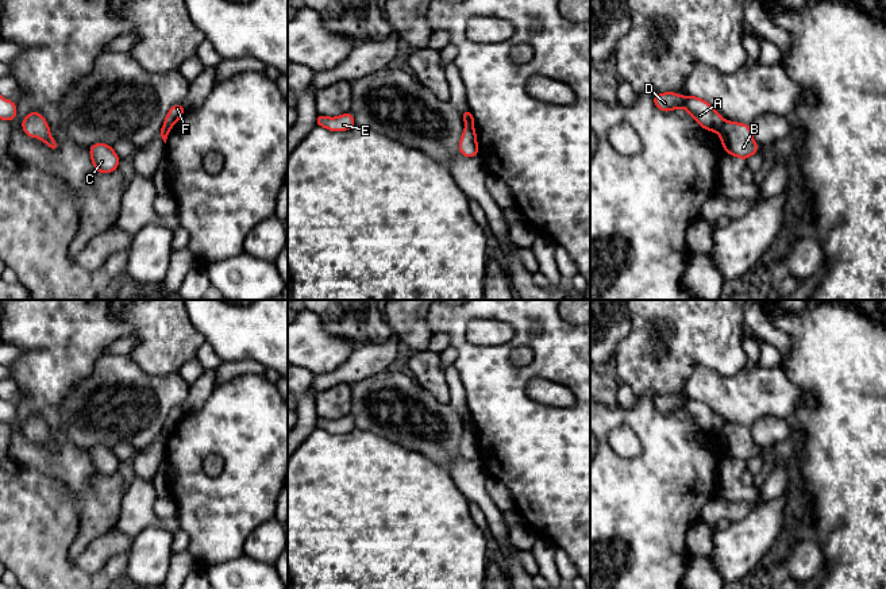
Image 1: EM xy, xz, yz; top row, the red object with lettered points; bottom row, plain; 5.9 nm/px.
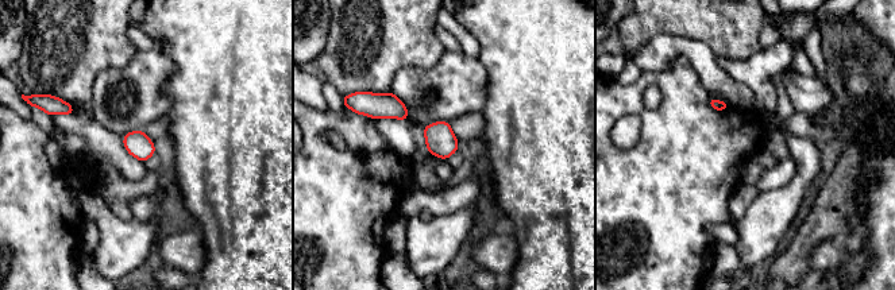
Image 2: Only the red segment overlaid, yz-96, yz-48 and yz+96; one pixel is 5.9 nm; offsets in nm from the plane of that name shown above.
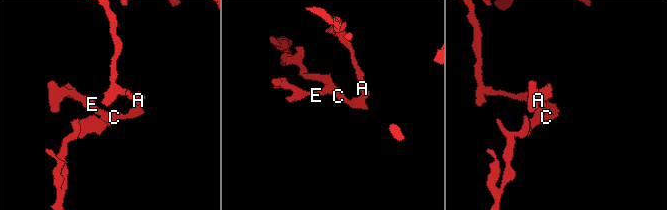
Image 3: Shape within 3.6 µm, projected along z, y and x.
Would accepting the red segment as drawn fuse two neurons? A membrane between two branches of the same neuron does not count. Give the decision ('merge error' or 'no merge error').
merge error

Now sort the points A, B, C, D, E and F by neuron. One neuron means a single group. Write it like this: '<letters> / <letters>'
A D F / B C E

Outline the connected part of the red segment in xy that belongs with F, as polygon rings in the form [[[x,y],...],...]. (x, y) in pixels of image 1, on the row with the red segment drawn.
[[[181,104],[173,105],[165,118],[165,123],[163,123],[165,127],[172,128],[178,122],[178,119],[184,115],[184,112],[185,112],[184,105]]]

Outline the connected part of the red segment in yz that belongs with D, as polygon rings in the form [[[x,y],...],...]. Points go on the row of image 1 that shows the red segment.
[[[675,92],[655,93],[654,104],[664,112],[685,108],[702,128],[710,132],[717,131],[724,123],[724,118],[708,101],[690,95],[683,97]]]

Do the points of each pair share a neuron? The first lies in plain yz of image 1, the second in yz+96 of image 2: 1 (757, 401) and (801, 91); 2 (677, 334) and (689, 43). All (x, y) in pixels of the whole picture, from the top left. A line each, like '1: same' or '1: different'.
1: same
2: different

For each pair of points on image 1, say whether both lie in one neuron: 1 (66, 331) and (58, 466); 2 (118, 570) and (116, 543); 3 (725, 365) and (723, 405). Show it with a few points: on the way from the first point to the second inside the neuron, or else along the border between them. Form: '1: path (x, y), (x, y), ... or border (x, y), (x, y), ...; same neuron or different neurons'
1: path (51, 365), (51, 419), (54, 432); same neuron
2: border (127, 553), (114, 555), (101, 570); different neurons
3: border (748, 361), (734, 374), (723, 377); different neurons

